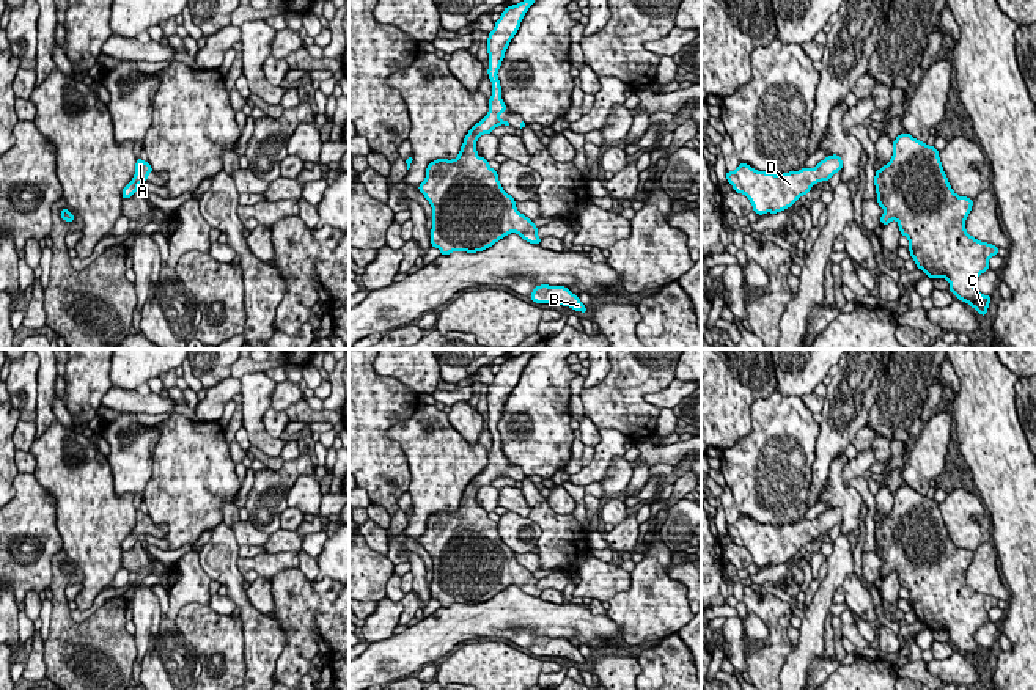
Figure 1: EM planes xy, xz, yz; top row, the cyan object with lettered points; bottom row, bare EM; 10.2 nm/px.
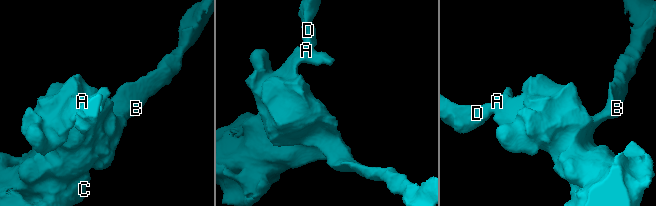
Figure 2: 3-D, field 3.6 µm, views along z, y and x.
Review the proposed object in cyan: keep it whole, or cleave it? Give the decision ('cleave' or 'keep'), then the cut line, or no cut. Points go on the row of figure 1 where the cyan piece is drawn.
keep | no cut

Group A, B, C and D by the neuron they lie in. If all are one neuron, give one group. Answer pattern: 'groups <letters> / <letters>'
groups A B C D

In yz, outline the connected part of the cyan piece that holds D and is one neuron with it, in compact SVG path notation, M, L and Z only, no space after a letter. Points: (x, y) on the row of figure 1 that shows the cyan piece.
M838 154L828 156L816 168L802 168L783 174L758 171L750 165L740 165L726 174L736 193L745 195L758 215L777 214L791 207L802 195L806 195L819 181L828 181L841 171L843 160Z

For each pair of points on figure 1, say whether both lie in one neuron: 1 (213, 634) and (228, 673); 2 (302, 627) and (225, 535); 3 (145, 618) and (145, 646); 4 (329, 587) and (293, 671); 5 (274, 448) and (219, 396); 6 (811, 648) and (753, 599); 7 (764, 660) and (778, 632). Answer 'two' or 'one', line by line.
1: one
2: two
3: one
4: two
5: two
6: two
7: one

